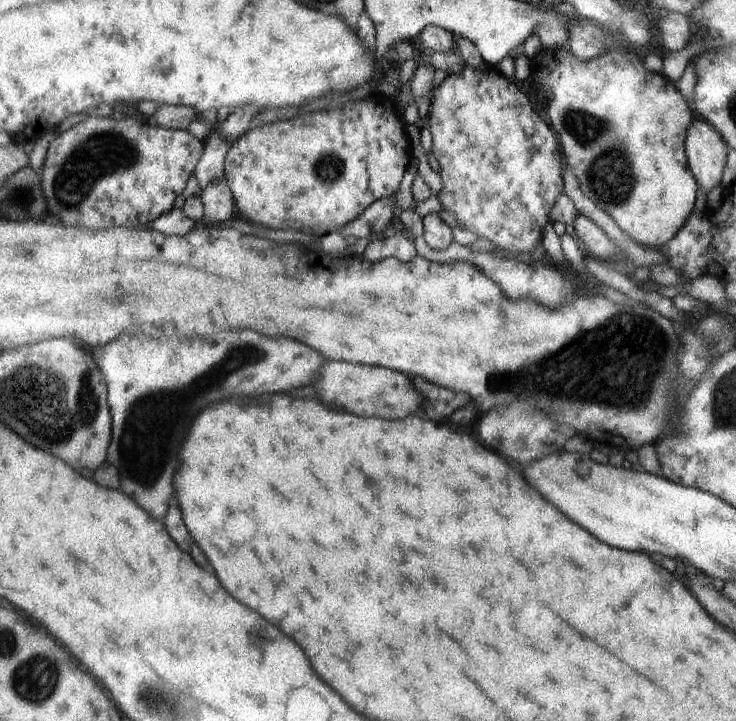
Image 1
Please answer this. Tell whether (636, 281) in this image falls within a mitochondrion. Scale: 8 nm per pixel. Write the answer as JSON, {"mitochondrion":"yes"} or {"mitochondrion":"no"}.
{"mitochondrion":"no"}

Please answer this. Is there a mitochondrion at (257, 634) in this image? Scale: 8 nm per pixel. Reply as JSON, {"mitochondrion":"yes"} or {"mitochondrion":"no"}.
{"mitochondrion":"yes"}

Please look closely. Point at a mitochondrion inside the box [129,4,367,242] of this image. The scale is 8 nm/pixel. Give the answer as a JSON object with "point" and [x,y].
{"point":[330,167]}

